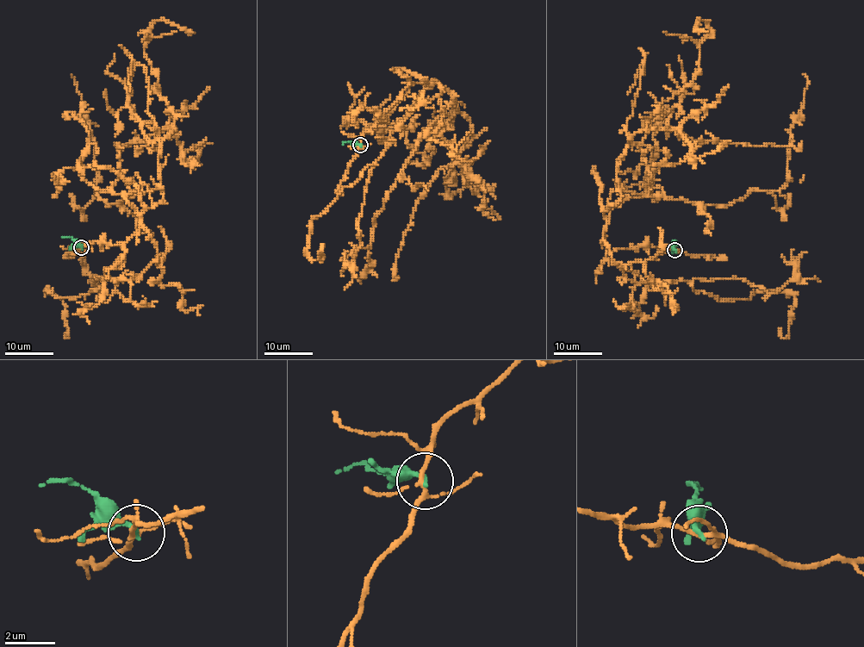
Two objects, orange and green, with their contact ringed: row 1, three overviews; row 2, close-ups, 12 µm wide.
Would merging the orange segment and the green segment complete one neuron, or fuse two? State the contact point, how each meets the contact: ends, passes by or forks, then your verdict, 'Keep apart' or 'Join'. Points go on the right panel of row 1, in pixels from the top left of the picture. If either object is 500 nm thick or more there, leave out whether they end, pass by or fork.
Place: (674, 250). At the ring orange forks. At the ring green ends. Join

